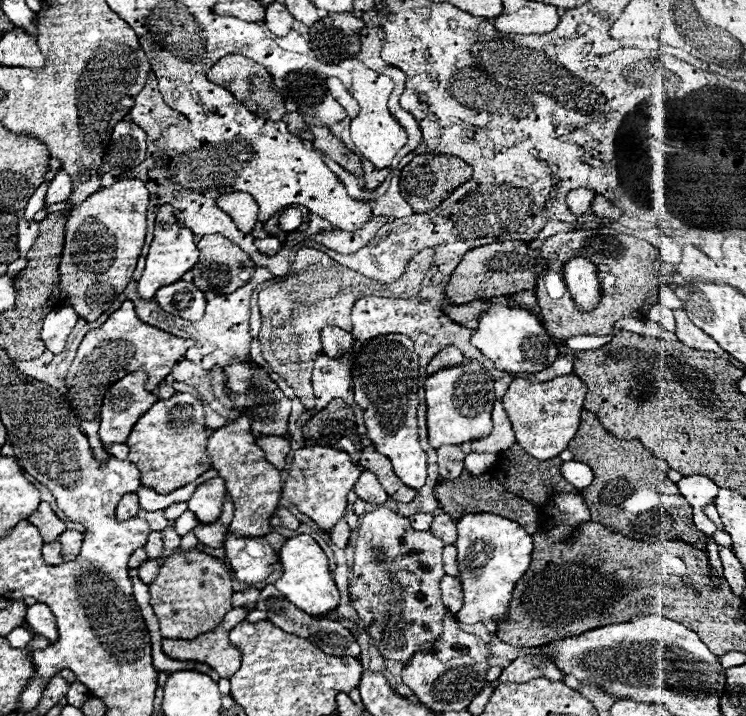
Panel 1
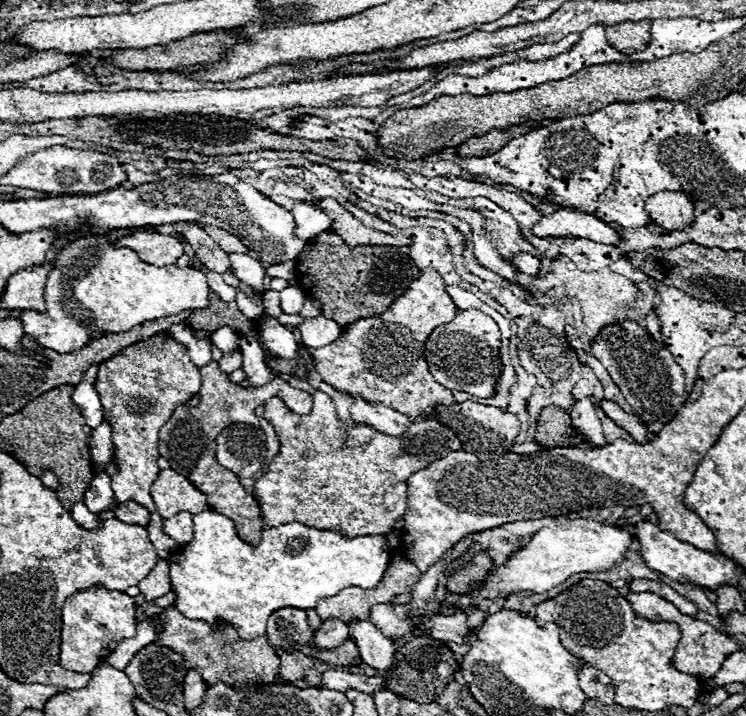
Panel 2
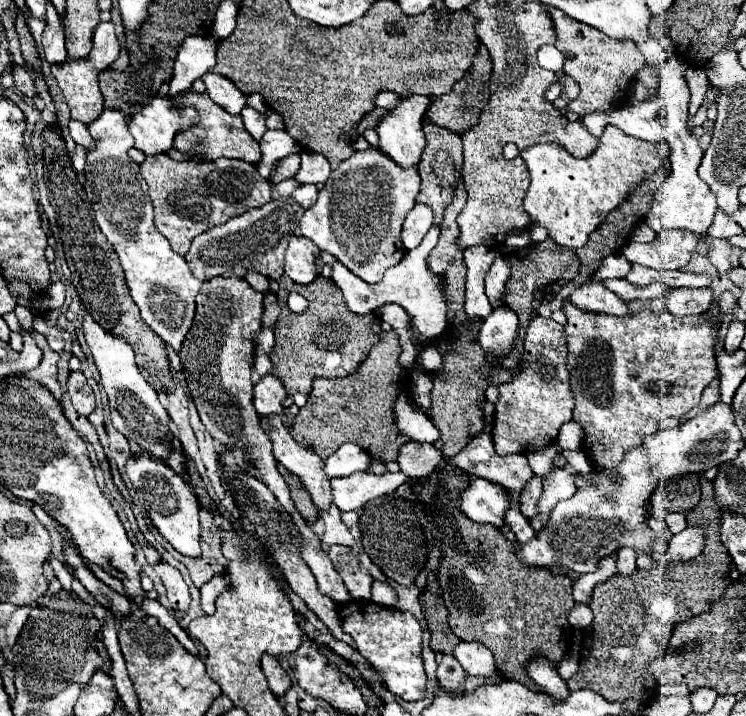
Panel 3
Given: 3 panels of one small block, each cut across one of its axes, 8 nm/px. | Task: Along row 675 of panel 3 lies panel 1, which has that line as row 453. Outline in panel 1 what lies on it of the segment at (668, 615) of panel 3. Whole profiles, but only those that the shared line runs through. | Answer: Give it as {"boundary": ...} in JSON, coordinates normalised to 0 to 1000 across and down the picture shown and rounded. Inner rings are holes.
{"boundary":[[[783,573],[777,598],[761,626],[769,631],[772,645],[783,645],[796,656],[796,673],[780,684],[796,729],[810,729],[810,735],[847,754],[882,757],[898,751],[946,768],[946,749],[928,729],[928,707],[895,668],[895,648],[863,628],[855,615],[828,615],[794,575]]]}

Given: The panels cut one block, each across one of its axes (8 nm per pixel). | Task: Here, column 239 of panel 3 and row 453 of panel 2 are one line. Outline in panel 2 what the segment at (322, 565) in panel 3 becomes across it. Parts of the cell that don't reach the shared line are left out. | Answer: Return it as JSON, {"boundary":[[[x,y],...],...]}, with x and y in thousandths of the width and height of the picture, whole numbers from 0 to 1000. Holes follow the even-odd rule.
{"boundary":[[[434,547],[421,550],[418,575],[408,581],[386,573],[373,553],[365,553],[354,561],[354,584],[362,589],[375,615],[375,631],[362,645],[362,656],[343,670],[343,698],[359,735],[402,729],[434,740],[453,740],[464,749],[520,746],[528,740],[528,729],[542,721],[547,665],[601,631],[617,628],[611,606],[584,587],[563,587],[550,592],[539,609],[520,609],[488,592],[466,595],[453,584],[448,561]]]}

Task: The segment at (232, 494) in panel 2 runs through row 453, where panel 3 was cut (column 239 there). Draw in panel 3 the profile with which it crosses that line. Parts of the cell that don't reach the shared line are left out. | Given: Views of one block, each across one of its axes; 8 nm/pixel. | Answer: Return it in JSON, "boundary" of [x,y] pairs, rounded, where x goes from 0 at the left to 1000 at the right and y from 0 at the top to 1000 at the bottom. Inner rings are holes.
{"boundary":[[[209,215],[193,223],[188,243],[201,257],[209,318],[225,332],[231,349],[244,358],[252,352],[260,330],[365,279],[362,254],[346,243],[340,229],[316,221],[295,221],[287,226],[236,226],[223,215]]]}

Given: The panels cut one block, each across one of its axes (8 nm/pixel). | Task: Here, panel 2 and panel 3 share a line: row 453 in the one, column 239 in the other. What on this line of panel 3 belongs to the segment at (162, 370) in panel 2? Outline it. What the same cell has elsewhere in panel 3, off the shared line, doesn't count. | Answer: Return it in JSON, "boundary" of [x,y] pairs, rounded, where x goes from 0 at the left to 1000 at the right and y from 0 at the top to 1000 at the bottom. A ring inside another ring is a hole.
{"boundary":[[[257,123],[236,131],[231,137],[233,148],[257,148],[263,151],[268,170],[260,173],[257,179],[249,179],[247,184],[236,187],[233,193],[233,207],[241,209],[244,215],[255,215],[257,221],[273,221],[273,223],[292,223],[292,221],[322,221],[327,226],[338,226],[343,229],[349,223],[349,204],[343,196],[338,196],[338,190],[332,190],[327,170],[322,162],[311,162],[306,159],[298,148],[292,148],[290,142],[282,140],[282,134],[276,128],[260,128]]]}

